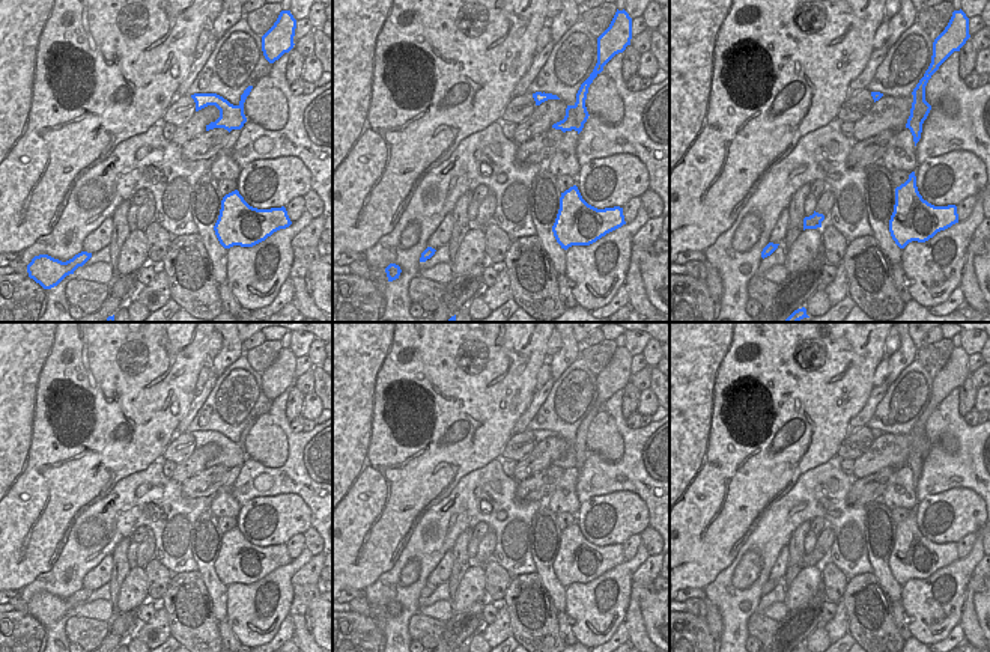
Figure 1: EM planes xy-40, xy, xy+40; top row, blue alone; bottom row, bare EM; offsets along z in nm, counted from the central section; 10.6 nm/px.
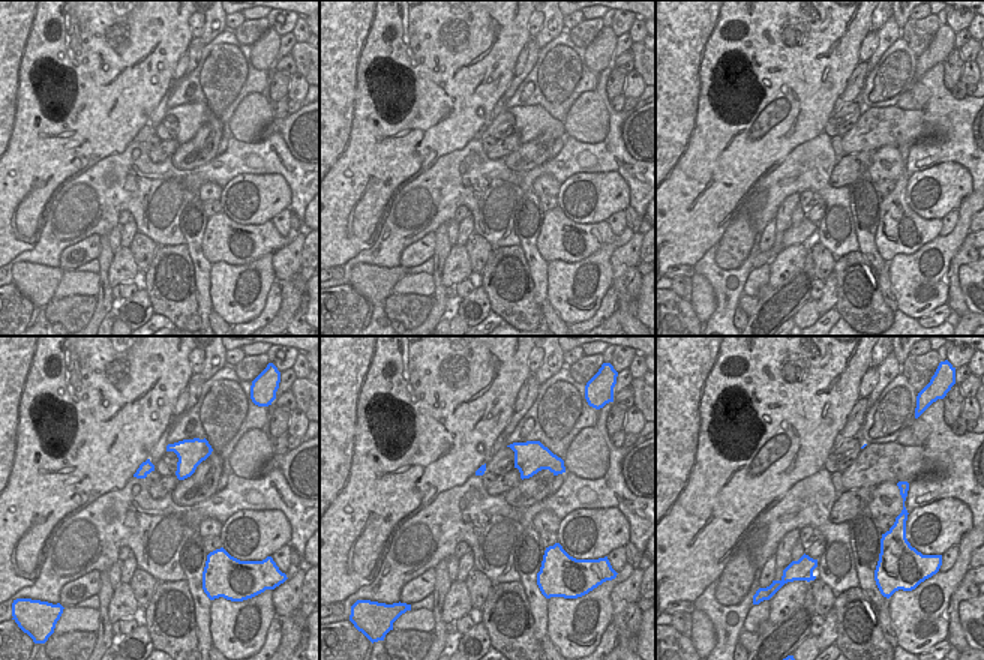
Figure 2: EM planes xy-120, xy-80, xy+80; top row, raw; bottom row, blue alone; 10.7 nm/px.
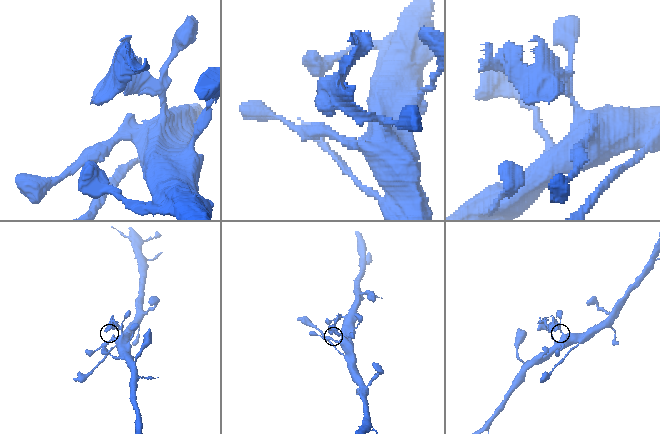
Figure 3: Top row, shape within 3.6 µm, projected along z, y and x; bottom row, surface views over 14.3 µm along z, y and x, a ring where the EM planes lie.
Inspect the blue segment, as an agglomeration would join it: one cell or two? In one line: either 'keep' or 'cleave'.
cleave

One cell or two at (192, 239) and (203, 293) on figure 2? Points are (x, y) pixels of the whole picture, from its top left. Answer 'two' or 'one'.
one

